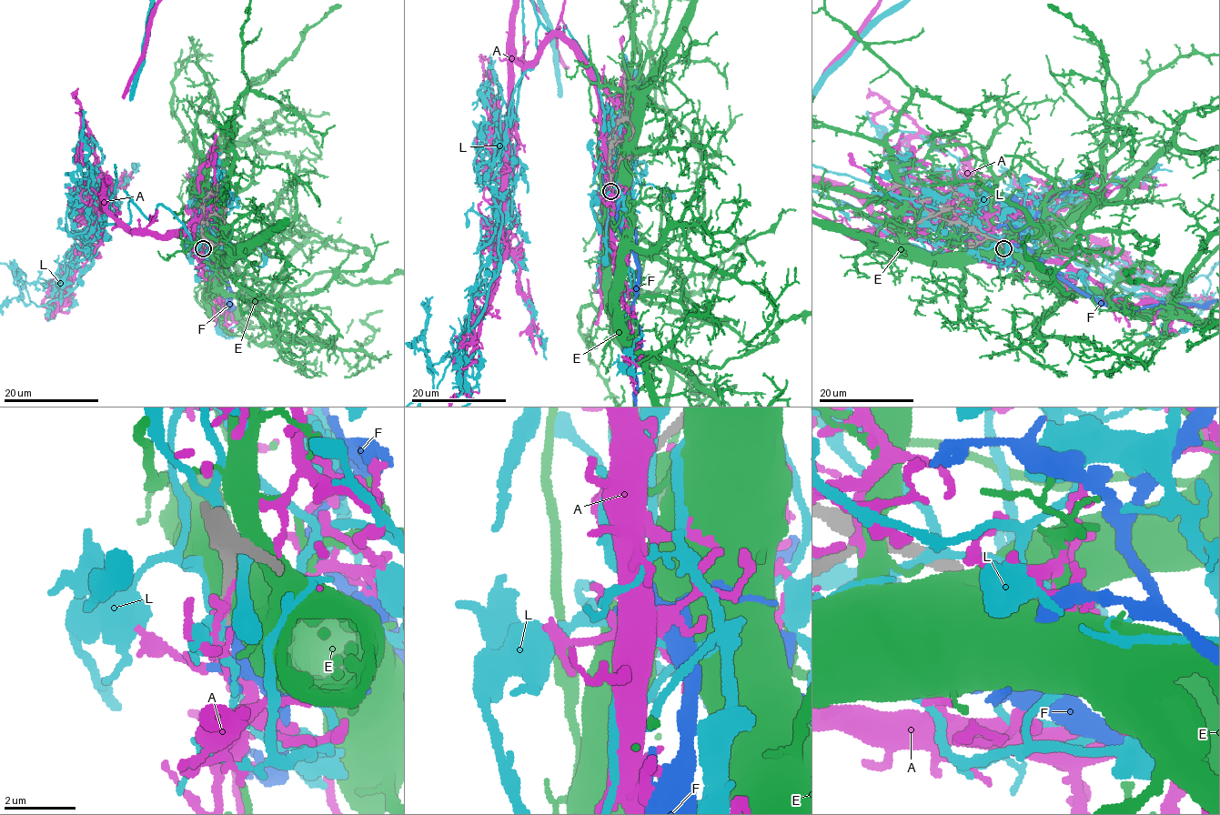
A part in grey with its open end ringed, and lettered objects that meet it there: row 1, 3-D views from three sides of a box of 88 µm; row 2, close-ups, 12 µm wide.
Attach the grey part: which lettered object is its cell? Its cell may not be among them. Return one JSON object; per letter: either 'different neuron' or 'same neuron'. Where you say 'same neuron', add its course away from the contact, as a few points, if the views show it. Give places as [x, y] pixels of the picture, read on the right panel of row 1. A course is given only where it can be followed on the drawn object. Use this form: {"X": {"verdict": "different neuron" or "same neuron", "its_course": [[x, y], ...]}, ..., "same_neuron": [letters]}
{"A": {"verdict": "different neuron"}, "E": {"verdict": "different neuron"}, "F": {"verdict": "same neuron"}, "L": {"verdict": "different neuron"}, "same_neuron": ["F"]}

